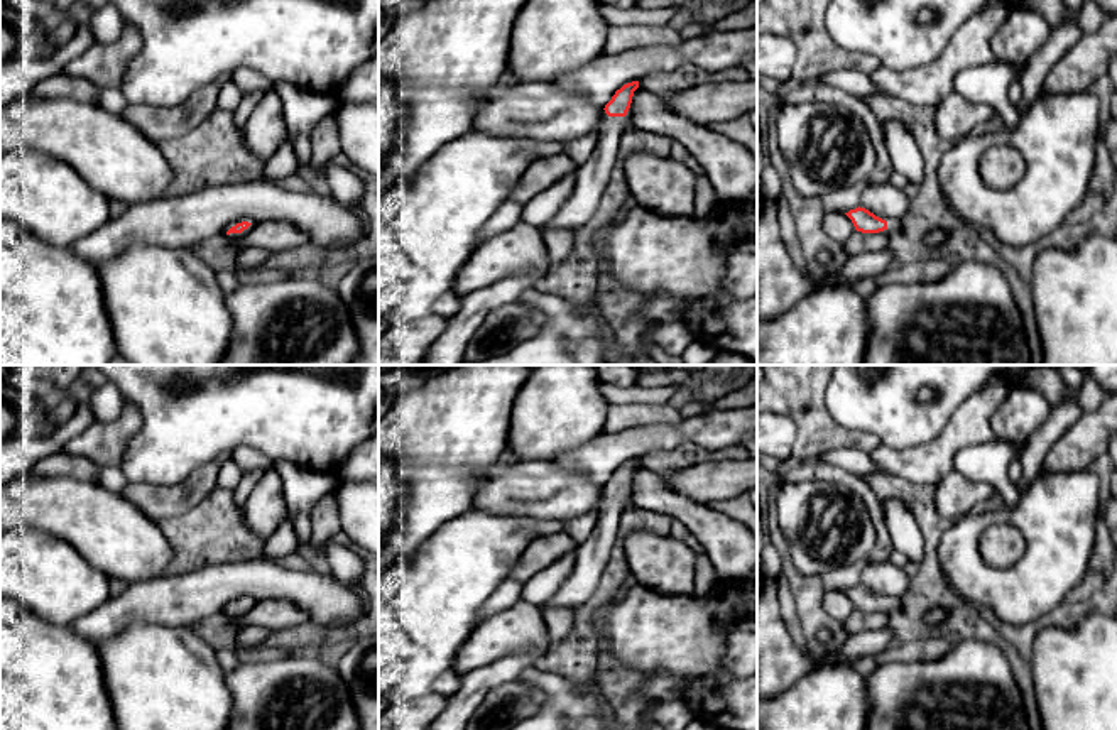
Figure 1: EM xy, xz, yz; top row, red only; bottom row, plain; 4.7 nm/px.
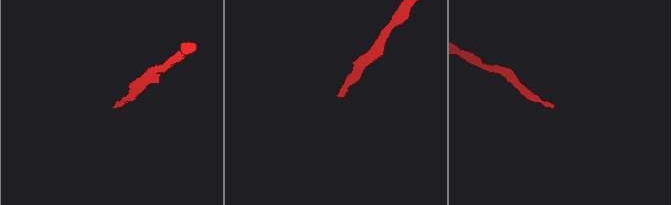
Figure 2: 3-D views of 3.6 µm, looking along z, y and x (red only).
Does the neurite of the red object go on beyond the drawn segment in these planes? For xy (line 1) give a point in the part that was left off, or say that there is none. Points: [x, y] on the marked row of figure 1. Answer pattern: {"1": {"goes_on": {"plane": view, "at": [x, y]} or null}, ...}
{"1": {"goes_on": null}}

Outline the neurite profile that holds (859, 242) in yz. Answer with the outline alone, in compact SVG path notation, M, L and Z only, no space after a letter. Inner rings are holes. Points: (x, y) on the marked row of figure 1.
M889 230L879 233L853 232L848 242L843 245L848 255L864 252L879 252L896 243L896 238Z

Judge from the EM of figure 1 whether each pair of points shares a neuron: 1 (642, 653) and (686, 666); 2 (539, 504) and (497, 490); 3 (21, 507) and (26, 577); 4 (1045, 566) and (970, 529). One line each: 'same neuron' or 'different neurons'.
1: same neuron
2: same neuron
3: different neurons
4: same neuron

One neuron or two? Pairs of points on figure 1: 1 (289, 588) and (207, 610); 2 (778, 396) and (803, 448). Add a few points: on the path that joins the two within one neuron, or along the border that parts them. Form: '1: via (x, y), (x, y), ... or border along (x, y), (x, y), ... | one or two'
1: via (269, 585), (232, 585), (227, 590) | one
2: via (791, 408), (805, 421), (805, 435) | one

